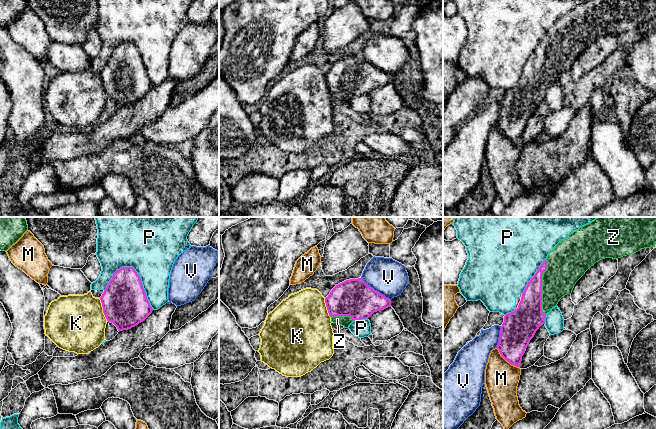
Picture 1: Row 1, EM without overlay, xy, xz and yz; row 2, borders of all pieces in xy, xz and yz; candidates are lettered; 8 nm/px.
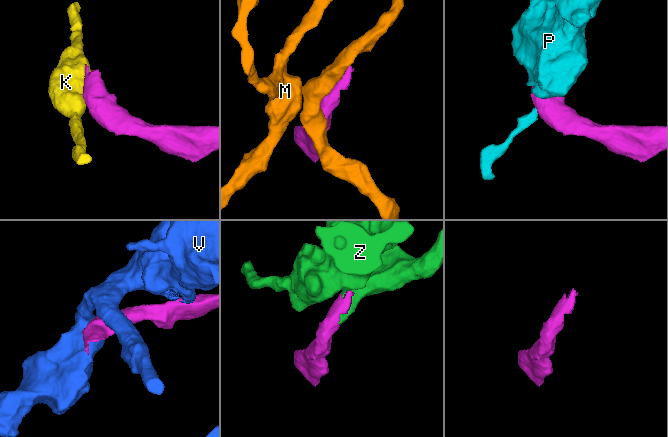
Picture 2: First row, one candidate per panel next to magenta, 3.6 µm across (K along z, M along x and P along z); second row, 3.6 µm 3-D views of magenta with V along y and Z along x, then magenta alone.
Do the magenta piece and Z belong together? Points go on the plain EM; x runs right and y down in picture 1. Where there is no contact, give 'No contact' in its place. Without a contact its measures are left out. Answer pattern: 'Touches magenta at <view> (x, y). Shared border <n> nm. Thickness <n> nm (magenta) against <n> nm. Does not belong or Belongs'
Touches magenta at yz (541, 63). Shared border 440 nm. Thickness 220 nm (magenta) against 300 nm. Belongs

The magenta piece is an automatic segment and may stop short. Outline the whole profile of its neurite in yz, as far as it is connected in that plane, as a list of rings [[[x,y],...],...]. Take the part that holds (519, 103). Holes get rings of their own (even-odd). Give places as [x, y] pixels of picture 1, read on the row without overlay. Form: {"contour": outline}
{"contour": [[[586,0],[569,10],[548,30],[528,58],[518,84],[504,92],[497,121],[501,132],[511,141],[520,143],[530,116],[545,100],[546,90],[557,82],[562,73],[572,69],[576,58],[591,42],[605,34],[618,35],[654,23],[655,19],[656,0]]]}

